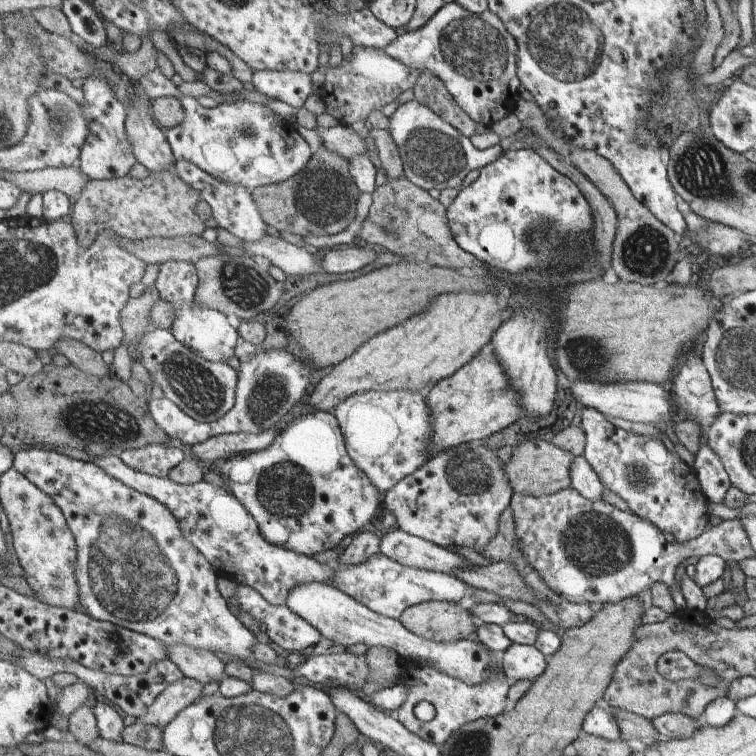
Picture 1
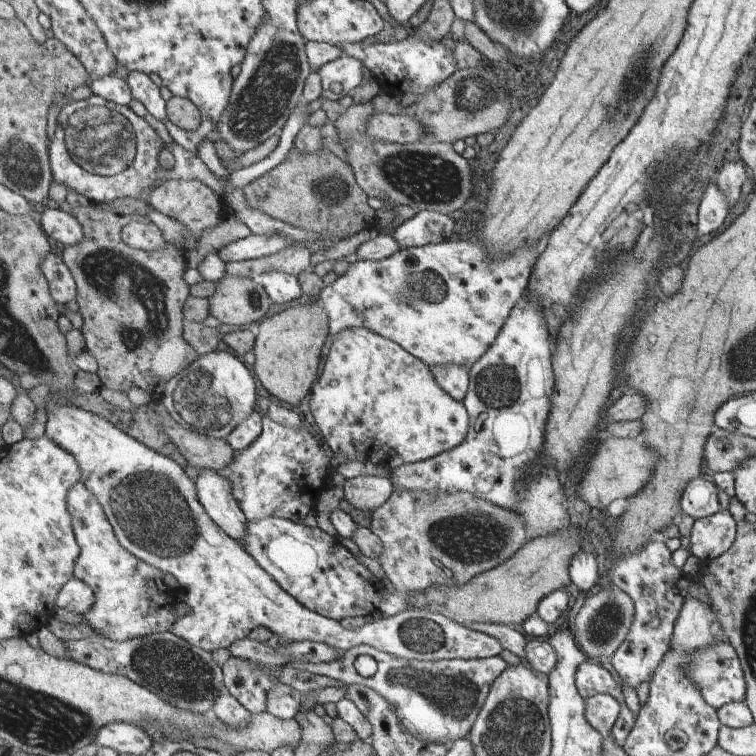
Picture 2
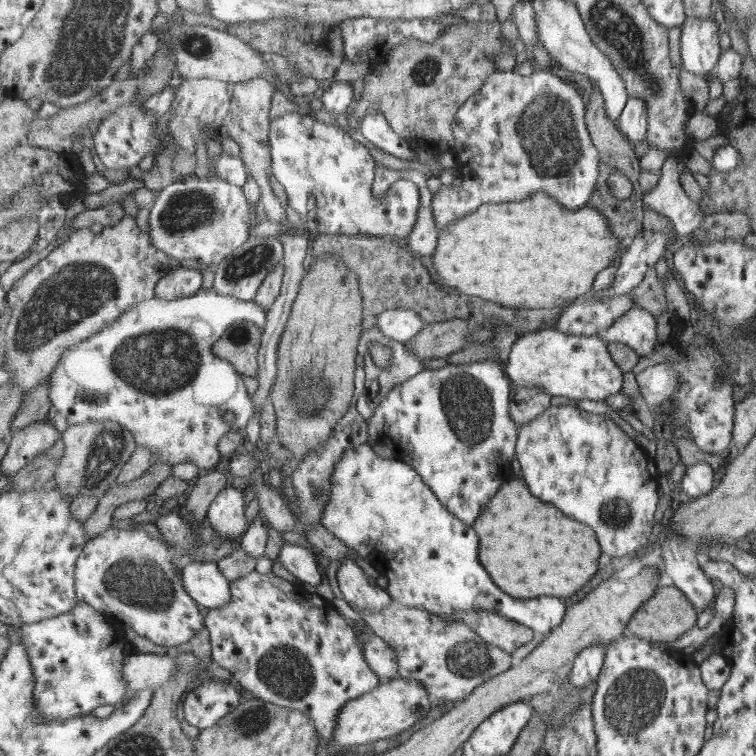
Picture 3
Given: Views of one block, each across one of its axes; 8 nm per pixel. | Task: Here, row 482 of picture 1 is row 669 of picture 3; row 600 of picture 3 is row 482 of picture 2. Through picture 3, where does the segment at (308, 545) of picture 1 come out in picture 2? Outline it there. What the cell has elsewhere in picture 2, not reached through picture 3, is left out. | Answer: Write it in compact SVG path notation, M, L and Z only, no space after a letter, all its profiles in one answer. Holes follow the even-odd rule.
M266 415L262 417L262 433L254 444L245 450L236 451L231 464L218 473L231 482L235 498L249 521L279 517L302 523L309 514L315 516L319 494L327 489L325 482L330 480L331 465L331 458L321 448L319 440L313 436L307 425L296 430L295 427L275 422L275 419Z

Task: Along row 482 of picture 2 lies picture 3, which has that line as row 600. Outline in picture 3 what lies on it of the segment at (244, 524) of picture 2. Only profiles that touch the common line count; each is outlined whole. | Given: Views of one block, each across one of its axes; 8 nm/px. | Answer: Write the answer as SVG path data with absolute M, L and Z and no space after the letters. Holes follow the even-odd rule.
M193 560L181 572L185 588L207 609L221 608L231 602L231 581L223 574L218 562Z

